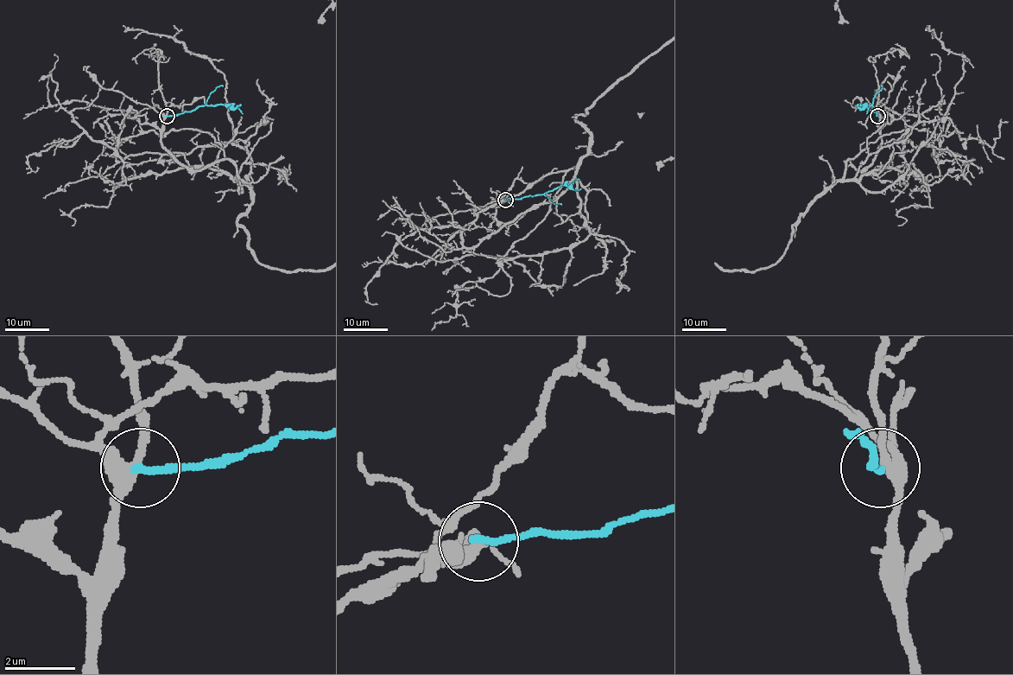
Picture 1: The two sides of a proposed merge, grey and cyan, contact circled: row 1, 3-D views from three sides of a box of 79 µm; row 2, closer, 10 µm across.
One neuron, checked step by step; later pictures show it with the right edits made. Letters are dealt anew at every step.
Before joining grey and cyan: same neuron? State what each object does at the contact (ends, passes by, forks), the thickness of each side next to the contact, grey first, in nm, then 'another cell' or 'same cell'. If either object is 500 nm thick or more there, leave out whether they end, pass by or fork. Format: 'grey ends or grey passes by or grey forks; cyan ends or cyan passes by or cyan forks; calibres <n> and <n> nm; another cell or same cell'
grey forks; cyan ends; calibres 280 and 200 nm; another cell

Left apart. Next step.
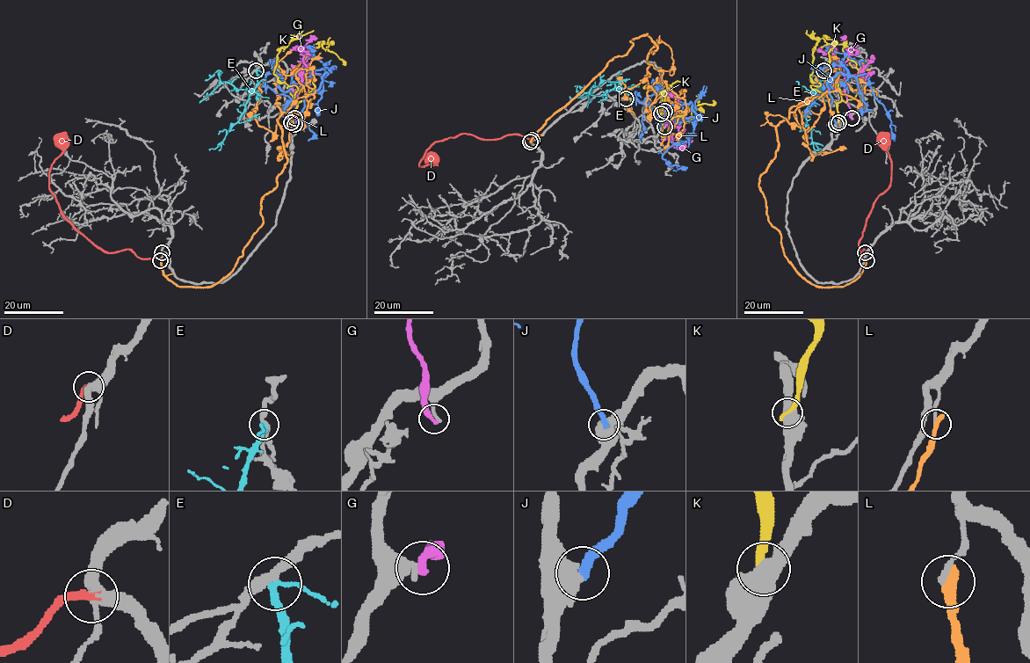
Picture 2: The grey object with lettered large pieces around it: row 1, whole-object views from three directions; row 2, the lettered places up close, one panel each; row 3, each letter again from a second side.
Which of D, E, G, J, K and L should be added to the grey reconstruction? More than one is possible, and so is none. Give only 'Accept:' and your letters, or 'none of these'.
Accept: D

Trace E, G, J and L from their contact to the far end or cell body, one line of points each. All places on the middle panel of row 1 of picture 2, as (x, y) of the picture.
E: (627, 99), (627, 93), (610, 81), (603, 81), (580, 96)
G: (664, 127), (667, 121), (662, 120), (676, 118), (678, 113), (671, 108), (677, 96), (668, 93)
J: (664, 111), (690, 102), (696, 120), (662, 123), (648, 103), (641, 120), (641, 142)
L: (530, 142), (647, 34), (656, 48), (645, 108), (663, 116), (665, 98), (673, 111)

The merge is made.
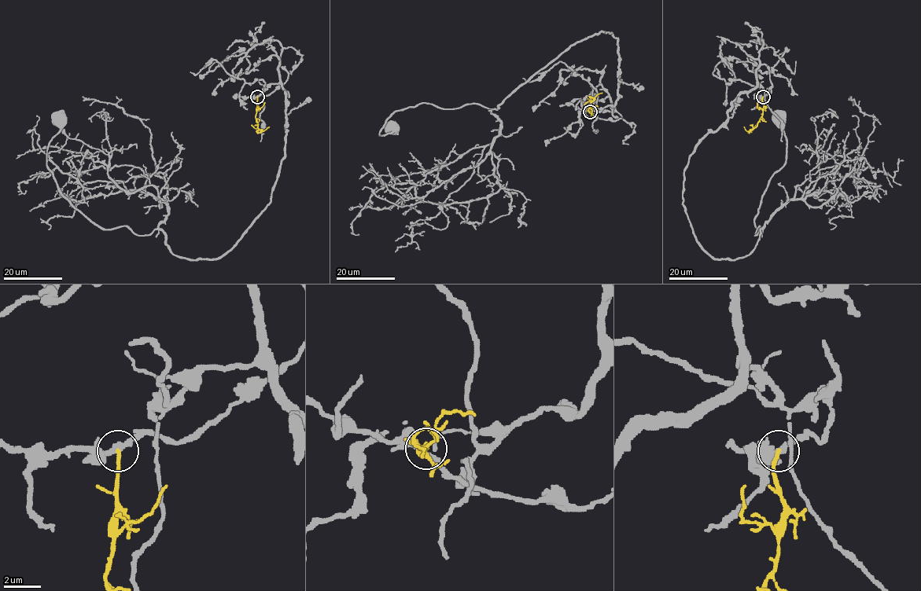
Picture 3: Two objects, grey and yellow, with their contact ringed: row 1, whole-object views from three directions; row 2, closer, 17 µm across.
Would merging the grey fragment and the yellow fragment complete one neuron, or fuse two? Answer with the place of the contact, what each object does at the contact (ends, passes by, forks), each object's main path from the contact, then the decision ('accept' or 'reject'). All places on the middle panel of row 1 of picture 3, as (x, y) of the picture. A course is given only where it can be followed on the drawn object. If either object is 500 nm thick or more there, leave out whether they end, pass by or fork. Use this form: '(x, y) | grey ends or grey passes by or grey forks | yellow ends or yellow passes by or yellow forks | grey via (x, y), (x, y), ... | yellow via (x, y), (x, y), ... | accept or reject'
(590, 111) | grey passes by | yellow ends | grey via (590, 111), (617, 99), (611, 33), (570, 45), (499, 108), (421, 103), (396, 111), (380, 134), (392, 129) | yellow via (590, 111), (587, 109), (590, 104), (602, 92) | reject

